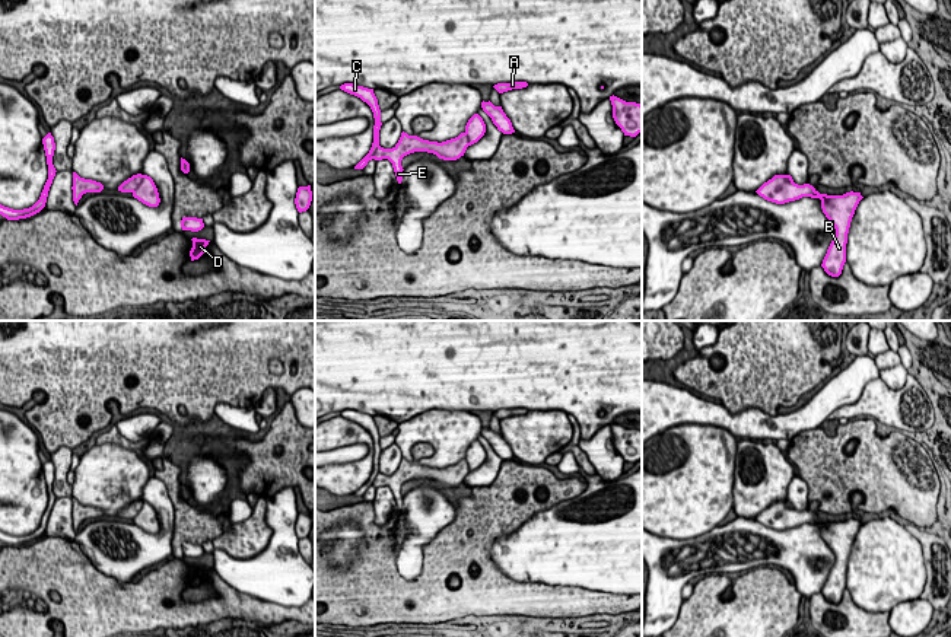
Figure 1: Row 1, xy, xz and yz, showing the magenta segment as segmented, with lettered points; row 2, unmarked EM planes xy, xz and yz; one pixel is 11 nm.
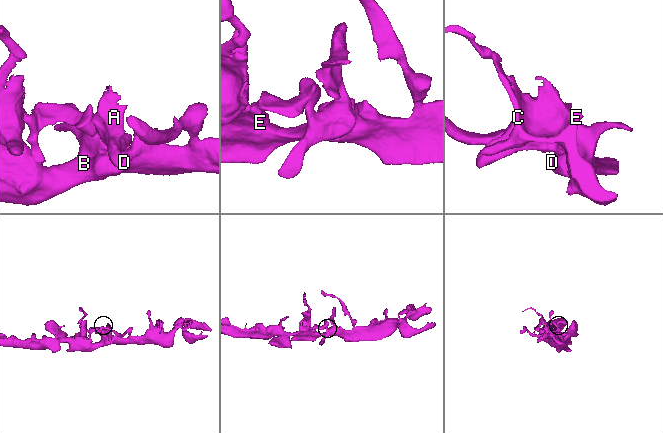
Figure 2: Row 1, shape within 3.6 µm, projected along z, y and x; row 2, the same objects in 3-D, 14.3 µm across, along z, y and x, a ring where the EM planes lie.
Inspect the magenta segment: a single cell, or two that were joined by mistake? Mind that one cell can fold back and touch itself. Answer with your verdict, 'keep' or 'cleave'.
keep

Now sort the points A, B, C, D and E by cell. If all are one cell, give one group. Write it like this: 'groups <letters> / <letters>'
groups A B C D E

